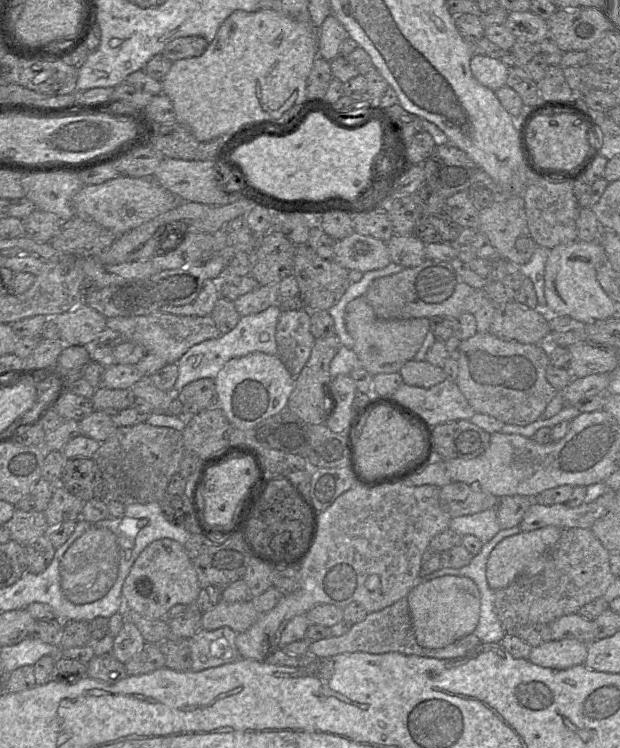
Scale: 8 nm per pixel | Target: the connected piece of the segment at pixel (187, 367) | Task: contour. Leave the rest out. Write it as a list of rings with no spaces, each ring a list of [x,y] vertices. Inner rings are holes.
[[[273,304],[262,312],[241,316],[235,328],[228,333],[221,334],[217,338],[205,340],[192,346],[176,363],[178,366],[178,377],[172,391],[164,392],[179,393],[184,386],[195,380],[202,378],[215,379],[225,363],[233,358],[242,357],[253,352],[263,352],[269,355],[278,355],[276,344],[276,326],[280,315],[281,309],[277,304]]]

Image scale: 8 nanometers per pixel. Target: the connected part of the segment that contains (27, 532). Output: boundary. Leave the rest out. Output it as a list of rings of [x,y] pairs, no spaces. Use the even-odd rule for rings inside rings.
[[[16,508],[5,526],[9,530],[11,540],[22,545],[30,543],[41,535],[47,535],[51,529],[44,512],[23,511]]]

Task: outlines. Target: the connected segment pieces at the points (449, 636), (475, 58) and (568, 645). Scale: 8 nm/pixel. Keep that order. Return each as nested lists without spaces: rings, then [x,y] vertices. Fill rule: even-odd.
[[[445,575],[428,581],[419,581],[407,595],[412,627],[418,644],[428,649],[446,647],[473,633],[480,616],[480,591],[475,582],[463,576]]]
[[[474,54],[470,60],[470,69],[482,85],[494,92],[506,85],[509,68],[500,59]]]
[[[550,640],[532,647],[528,660],[541,667],[563,670],[583,664],[587,653],[587,644],[579,640]]]

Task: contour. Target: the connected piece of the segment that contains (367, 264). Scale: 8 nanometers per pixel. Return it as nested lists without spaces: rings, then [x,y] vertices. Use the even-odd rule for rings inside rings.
[[[357,232],[336,241],[334,260],[348,270],[362,273],[384,268],[391,262],[387,242]]]

